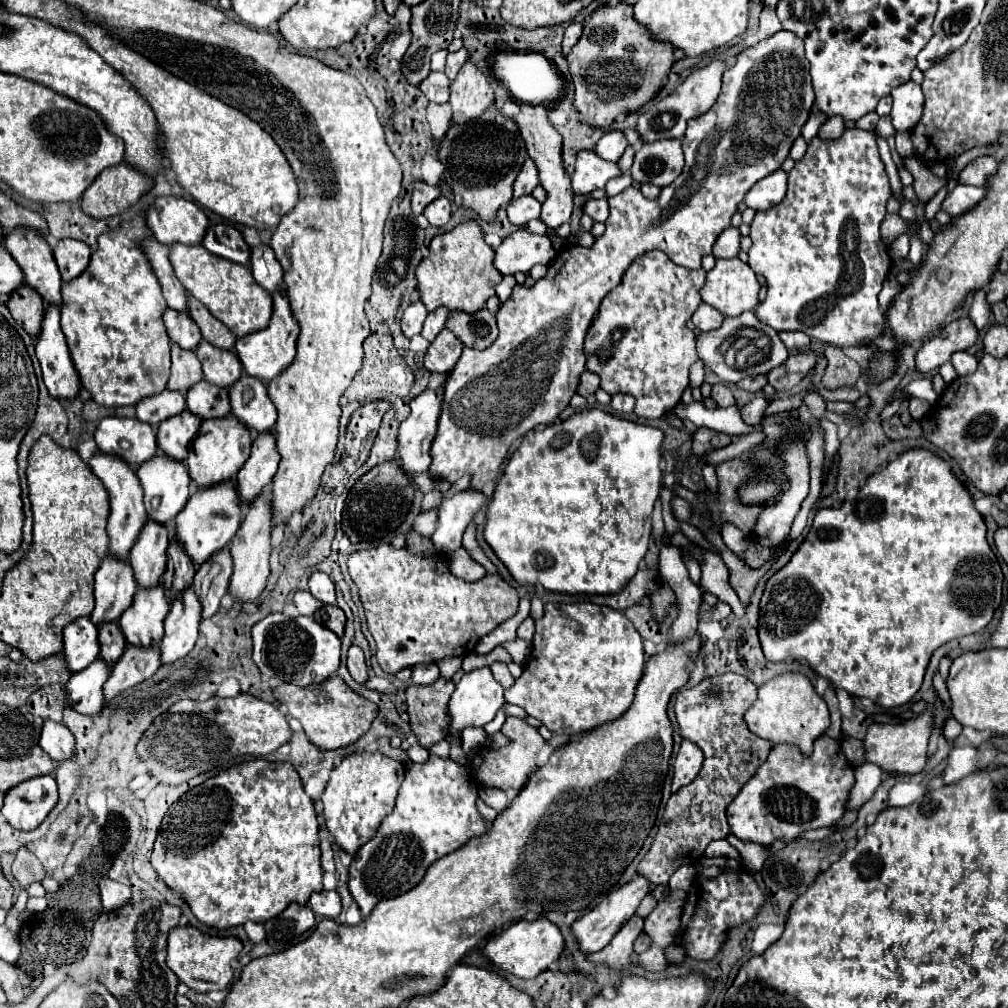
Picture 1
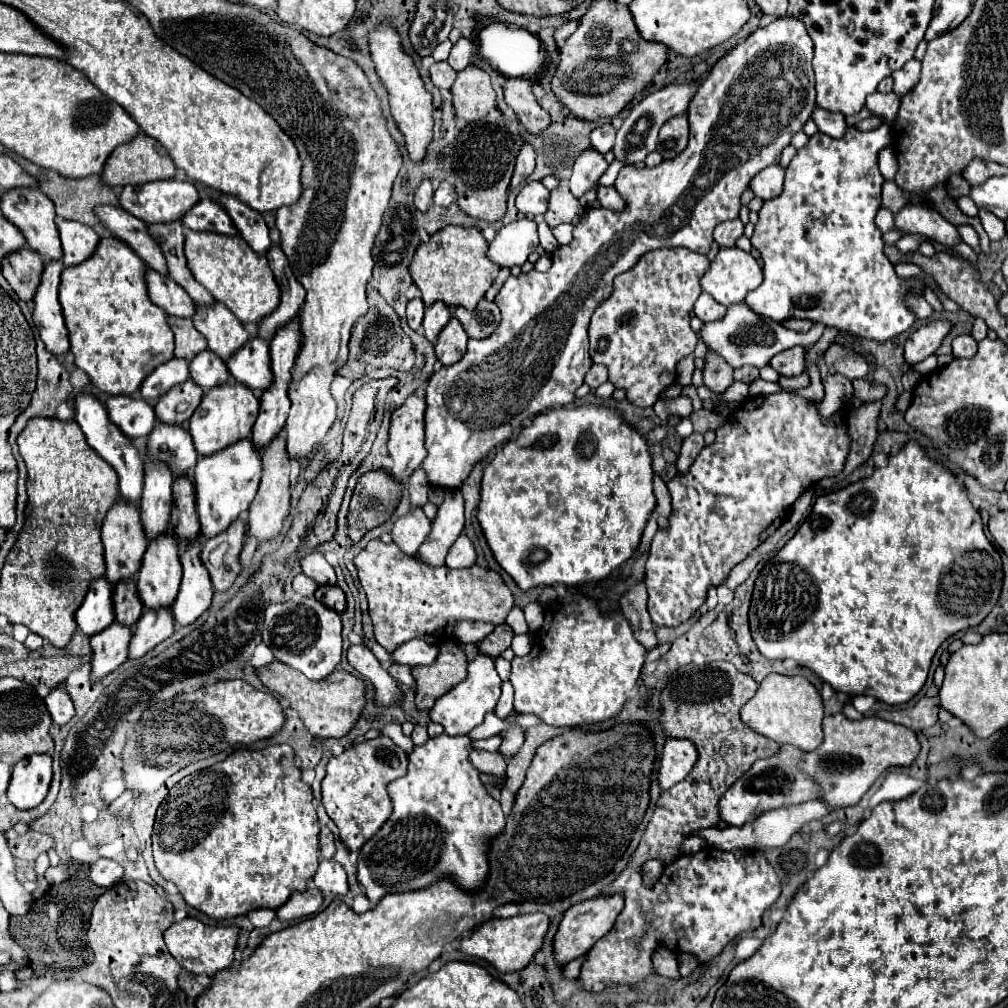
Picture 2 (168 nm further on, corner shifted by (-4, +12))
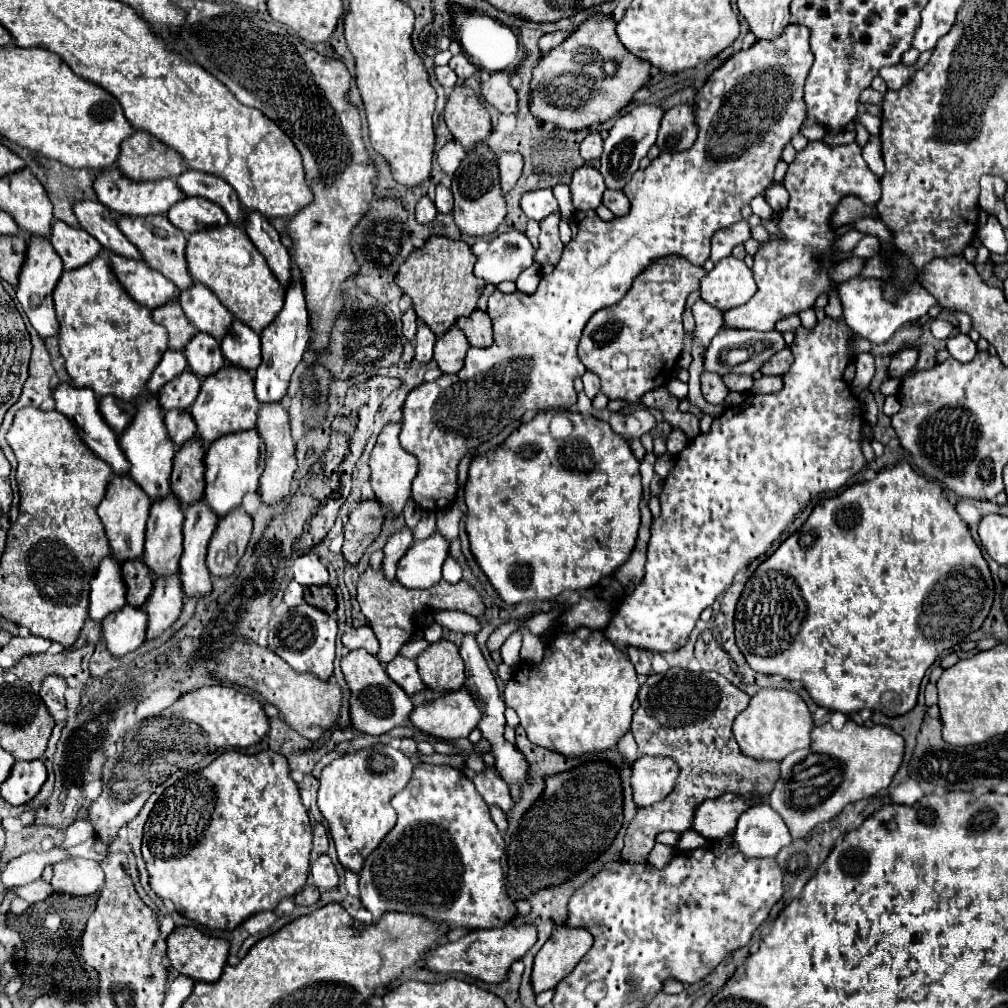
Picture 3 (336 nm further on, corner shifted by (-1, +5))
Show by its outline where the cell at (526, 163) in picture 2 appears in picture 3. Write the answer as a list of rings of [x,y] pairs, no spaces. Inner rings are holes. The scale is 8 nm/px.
[[[502,152],[498,154],[498,170],[500,170],[500,186],[502,192],[508,192],[522,174],[524,160],[516,152]]]

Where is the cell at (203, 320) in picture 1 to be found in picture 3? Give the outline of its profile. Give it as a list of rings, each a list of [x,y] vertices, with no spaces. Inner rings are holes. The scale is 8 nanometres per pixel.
[[[118,216],[118,228],[138,248],[148,266],[162,272],[170,282],[176,284],[178,290],[186,290],[192,284],[192,276],[188,274],[184,258],[186,238],[176,226],[170,224],[166,216],[148,216],[148,220],[132,220],[130,216]]]

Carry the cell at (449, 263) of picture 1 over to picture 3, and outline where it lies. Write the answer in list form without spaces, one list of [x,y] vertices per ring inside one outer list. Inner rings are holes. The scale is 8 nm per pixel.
[[[432,236],[426,244],[414,250],[408,260],[400,266],[396,274],[396,284],[404,294],[412,298],[416,316],[438,336],[444,334],[458,316],[468,316],[474,312],[476,302],[486,286],[484,280],[478,280],[472,272],[476,256],[470,246],[446,236]]]

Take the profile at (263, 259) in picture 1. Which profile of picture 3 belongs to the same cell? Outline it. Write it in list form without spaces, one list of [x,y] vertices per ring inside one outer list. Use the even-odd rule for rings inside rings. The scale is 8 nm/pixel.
[[[186,170],[176,178],[180,190],[186,196],[200,196],[206,198],[218,206],[222,206],[234,224],[244,222],[244,208],[234,192],[234,188],[226,182],[220,180],[218,176],[206,174],[206,172],[196,172],[196,170]]]

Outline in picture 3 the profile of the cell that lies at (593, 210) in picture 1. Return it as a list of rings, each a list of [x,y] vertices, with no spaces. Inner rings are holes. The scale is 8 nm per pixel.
[[[606,190],[604,192],[604,206],[614,212],[614,216],[624,216],[630,210],[630,200],[624,192],[618,190]]]

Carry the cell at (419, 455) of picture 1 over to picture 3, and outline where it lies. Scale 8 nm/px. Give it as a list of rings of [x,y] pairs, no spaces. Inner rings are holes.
[[[400,422],[384,426],[382,432],[378,434],[376,446],[370,452],[370,484],[376,492],[376,500],[380,502],[380,506],[386,510],[386,514],[392,514],[392,516],[402,514],[404,504],[410,500],[412,480],[418,472],[418,460],[412,454],[408,454],[398,442],[400,426],[402,426]]]

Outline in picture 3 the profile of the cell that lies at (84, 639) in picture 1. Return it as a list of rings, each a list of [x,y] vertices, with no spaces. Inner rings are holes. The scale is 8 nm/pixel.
[[[112,554],[100,560],[90,592],[90,618],[104,620],[104,616],[124,608],[124,580],[120,576],[120,564],[112,560]]]

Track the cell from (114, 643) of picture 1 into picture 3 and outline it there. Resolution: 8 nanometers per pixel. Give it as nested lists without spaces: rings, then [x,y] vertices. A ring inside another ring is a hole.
[[[130,560],[128,564],[122,564],[122,576],[128,588],[128,604],[144,606],[152,592],[152,576],[148,576],[148,568],[144,568],[142,560]]]

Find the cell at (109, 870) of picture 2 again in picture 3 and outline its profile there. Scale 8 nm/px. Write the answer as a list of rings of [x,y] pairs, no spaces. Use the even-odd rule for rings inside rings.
[[[68,858],[53,866],[52,888],[56,893],[90,896],[104,886],[100,862],[88,858]]]

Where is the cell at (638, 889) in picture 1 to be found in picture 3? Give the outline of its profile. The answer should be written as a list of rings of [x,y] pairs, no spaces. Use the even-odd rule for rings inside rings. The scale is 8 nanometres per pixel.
[[[558,926],[550,940],[540,948],[534,958],[534,968],[530,976],[532,992],[540,994],[554,988],[572,968],[580,962],[580,956],[592,946],[592,936],[584,928],[564,928]]]

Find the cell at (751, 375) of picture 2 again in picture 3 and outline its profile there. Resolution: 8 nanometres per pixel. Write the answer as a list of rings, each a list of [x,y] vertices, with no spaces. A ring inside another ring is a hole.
[[[728,374],[728,376],[722,376],[722,380],[734,392],[748,392],[754,384],[752,376],[744,376],[744,374]]]

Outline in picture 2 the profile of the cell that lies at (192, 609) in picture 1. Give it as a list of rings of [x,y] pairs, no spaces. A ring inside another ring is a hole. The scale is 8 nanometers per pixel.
[[[203,535],[183,547],[181,551],[181,565],[183,565],[183,579],[179,587],[179,595],[171,605],[171,613],[177,625],[185,627],[195,623],[209,607],[213,599],[213,587],[207,569],[203,567],[199,553]]]

